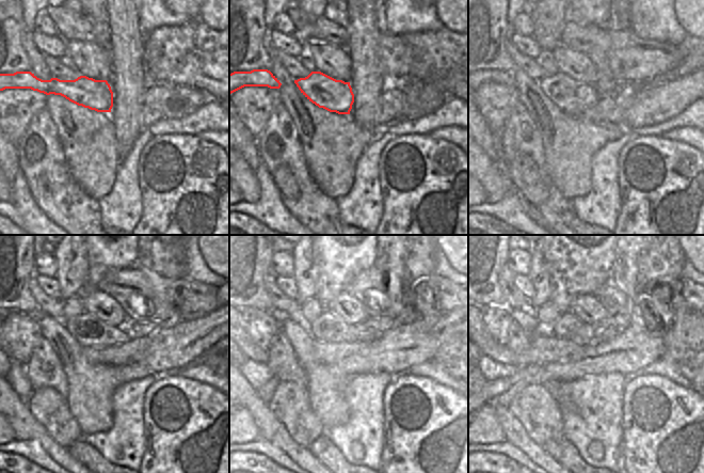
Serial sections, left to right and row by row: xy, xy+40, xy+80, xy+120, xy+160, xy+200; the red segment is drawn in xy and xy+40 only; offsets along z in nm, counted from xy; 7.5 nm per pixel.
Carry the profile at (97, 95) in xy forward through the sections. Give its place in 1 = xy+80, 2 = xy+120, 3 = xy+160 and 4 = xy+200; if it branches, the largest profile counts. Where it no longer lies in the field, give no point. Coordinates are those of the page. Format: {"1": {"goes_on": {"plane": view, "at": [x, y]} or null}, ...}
{"1": {"goes_on": {"plane": "xy+80", "at": [573, 97]}}, "2": {"goes_on": {"plane": "xy+120", "at": [89, 331]}}, "3": {"goes_on": {"plane": "xy+160", "at": [328, 327]}}, "4": {"goes_on": {"plane": "xy+200", "at": [568, 326]}}}

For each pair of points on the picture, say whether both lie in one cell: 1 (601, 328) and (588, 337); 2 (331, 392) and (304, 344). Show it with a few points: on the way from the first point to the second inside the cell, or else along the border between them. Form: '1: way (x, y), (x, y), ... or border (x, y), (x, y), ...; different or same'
1: way (597, 331), (591, 334); same
2: way (319, 380), (316, 371), (308, 362), (306, 356); same

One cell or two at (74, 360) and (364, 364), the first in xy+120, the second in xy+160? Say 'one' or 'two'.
two

